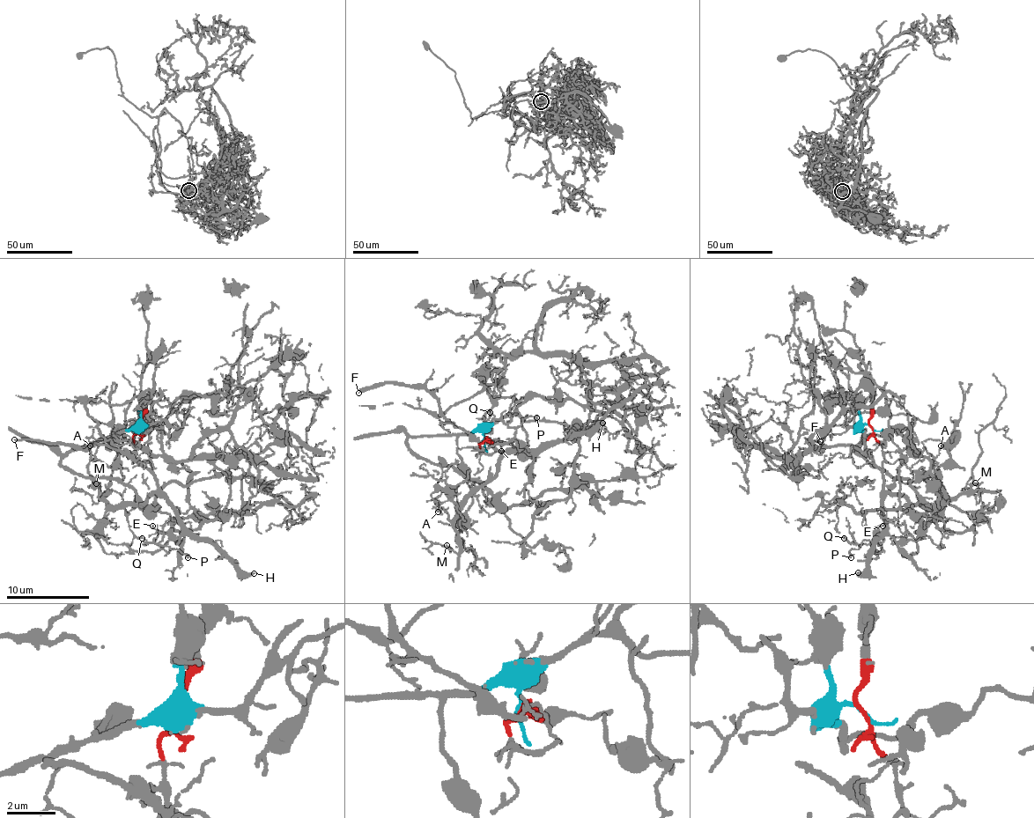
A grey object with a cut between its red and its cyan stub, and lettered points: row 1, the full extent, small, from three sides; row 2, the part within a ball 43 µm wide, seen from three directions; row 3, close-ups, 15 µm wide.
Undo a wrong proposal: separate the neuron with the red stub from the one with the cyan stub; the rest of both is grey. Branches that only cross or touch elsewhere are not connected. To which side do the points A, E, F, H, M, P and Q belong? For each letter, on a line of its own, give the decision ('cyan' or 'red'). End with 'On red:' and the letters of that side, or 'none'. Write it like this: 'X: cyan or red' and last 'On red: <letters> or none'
A: red
E: red
F: red
H: red
M: red
P: red
Q: red
On red: A, E, F, H, M, P, Q

